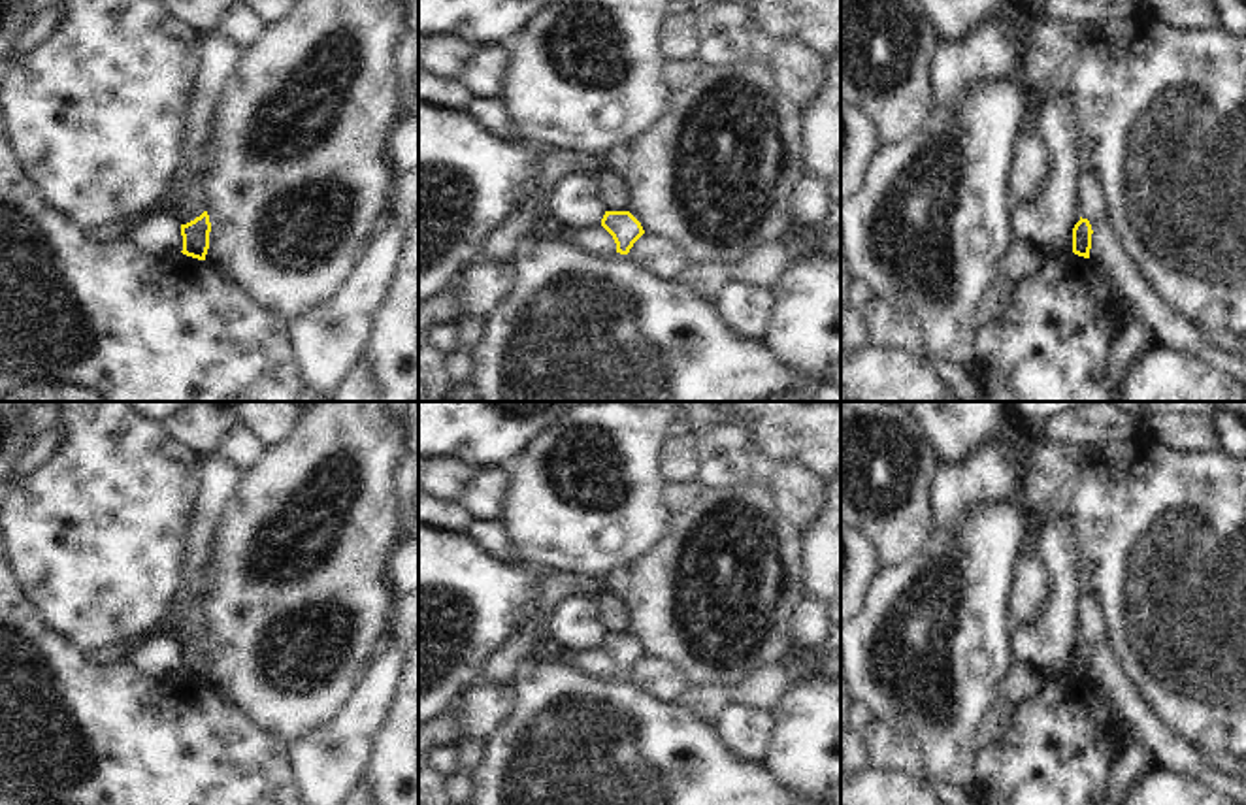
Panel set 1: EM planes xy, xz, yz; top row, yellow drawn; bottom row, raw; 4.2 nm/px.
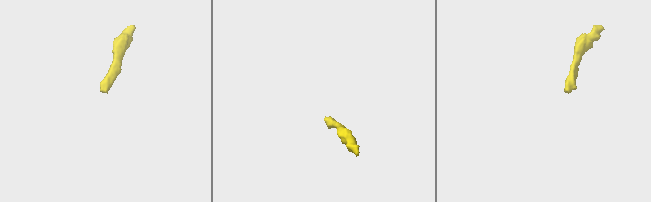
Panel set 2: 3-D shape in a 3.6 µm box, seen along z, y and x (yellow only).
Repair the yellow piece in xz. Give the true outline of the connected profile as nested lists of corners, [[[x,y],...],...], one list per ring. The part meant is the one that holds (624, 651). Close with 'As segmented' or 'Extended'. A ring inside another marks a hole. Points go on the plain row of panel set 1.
[[[605,633],[601,649],[613,658],[620,677],[628,677],[645,656],[641,645],[630,633]]]. As segmented

